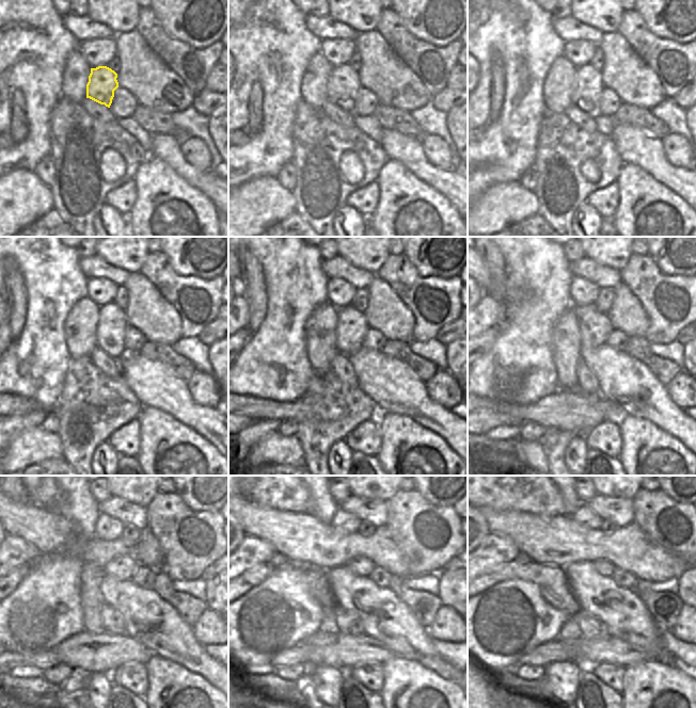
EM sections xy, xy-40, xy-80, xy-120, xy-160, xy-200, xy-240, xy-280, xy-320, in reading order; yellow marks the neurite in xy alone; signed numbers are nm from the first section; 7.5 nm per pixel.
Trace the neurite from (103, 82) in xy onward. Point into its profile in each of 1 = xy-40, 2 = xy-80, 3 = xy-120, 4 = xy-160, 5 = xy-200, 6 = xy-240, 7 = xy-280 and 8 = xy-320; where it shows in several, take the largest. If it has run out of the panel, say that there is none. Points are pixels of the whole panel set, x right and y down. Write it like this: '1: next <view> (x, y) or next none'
1: next xy-40 (343, 85)
2: next xy-80 (588, 82)
3: next xy-120 (112, 323)
4: next xy-160 (351, 328)
5: next xy-200 (595, 327)
6: next xy-240 (122, 568)
7: next xy-280 (362, 566)
8: next xy-320 (604, 567)

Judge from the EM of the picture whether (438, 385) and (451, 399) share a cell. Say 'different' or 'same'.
same

